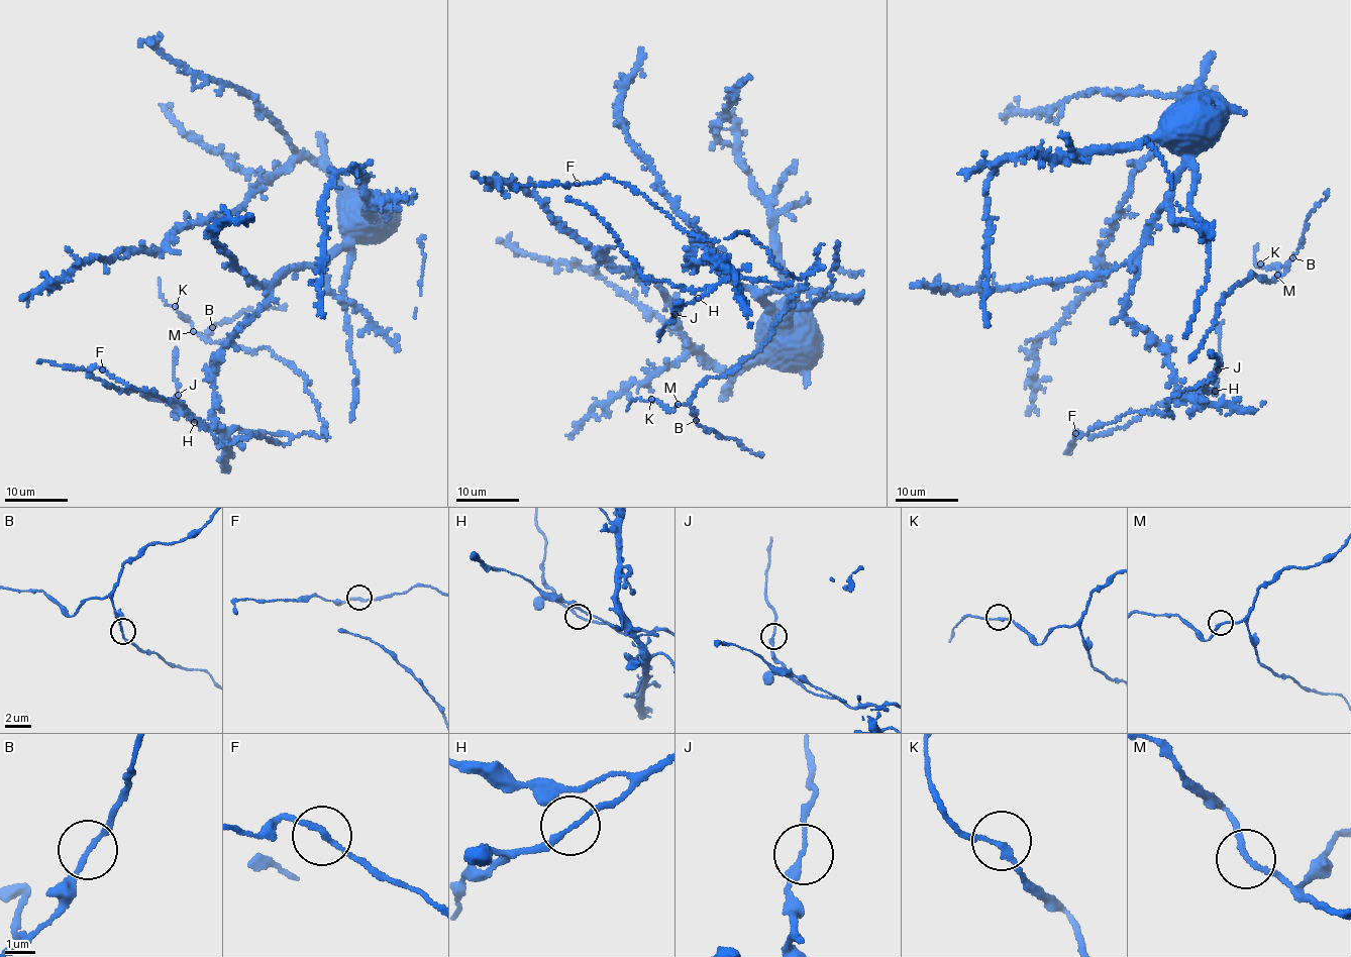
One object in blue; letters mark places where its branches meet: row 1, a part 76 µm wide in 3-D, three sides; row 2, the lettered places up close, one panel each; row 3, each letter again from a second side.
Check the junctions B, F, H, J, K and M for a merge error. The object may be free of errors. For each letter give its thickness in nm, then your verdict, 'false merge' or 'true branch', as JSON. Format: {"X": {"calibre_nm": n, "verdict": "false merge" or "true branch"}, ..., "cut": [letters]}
{"B": {"calibre_nm": 150, "verdict": "true branch"}, "F": {"calibre_nm": 170, "verdict": "true branch"}, "H": {"calibre_nm": 150, "verdict": "true branch"}, "J": {"calibre_nm": 200, "verdict": "true branch"}, "K": {"calibre_nm": 180, "verdict": "true branch"}, "M": {"calibre_nm": 170, "verdict": "true branch"}, "cut": []}

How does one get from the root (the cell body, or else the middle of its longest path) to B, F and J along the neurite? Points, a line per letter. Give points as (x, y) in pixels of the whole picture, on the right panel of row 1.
B: (1139, 253), (1124, 311), (1190, 397), (1221, 363), (1202, 343), (1222, 297), (1251, 273), (1273, 280), (1292, 257)
F: (1139, 253), (1124, 311), (1176, 390), (1221, 363), (1172, 418), (1075, 433)
J: (1139, 253), (1137, 279), (1124, 311), (1168, 354), (1176, 390), (1190, 397), (1203, 388), (1213, 392), (1218, 368)

